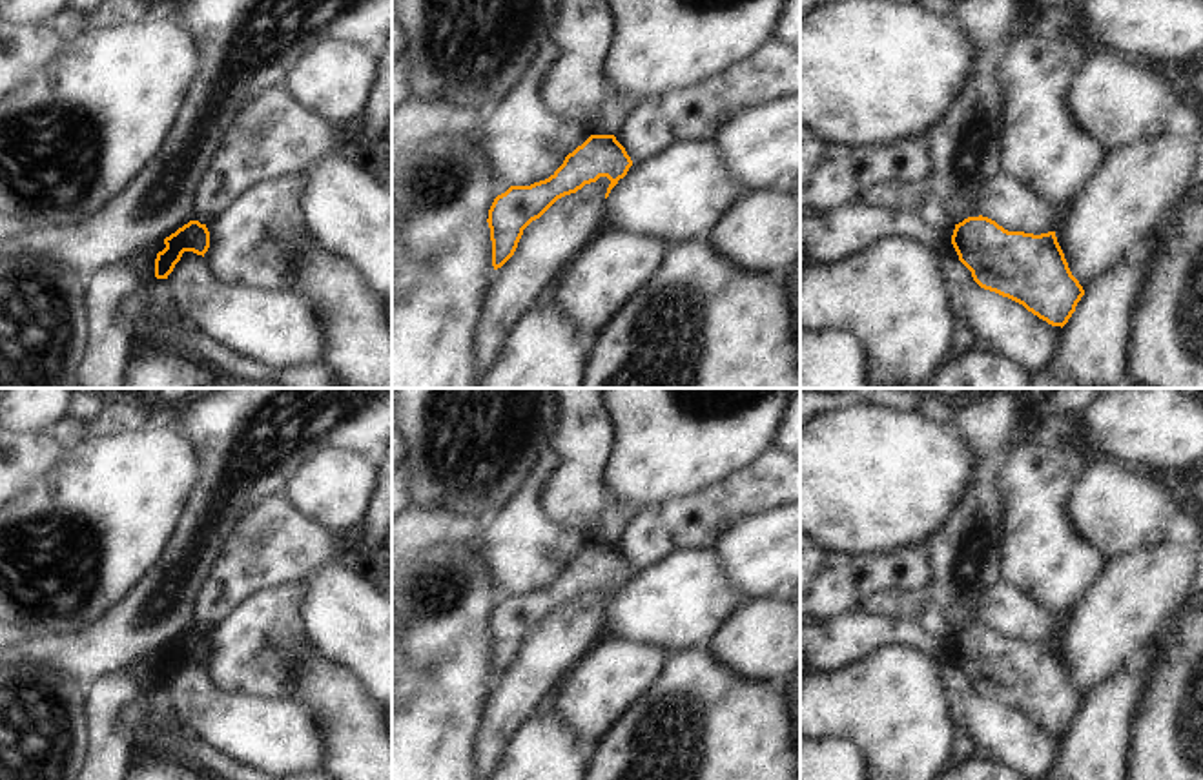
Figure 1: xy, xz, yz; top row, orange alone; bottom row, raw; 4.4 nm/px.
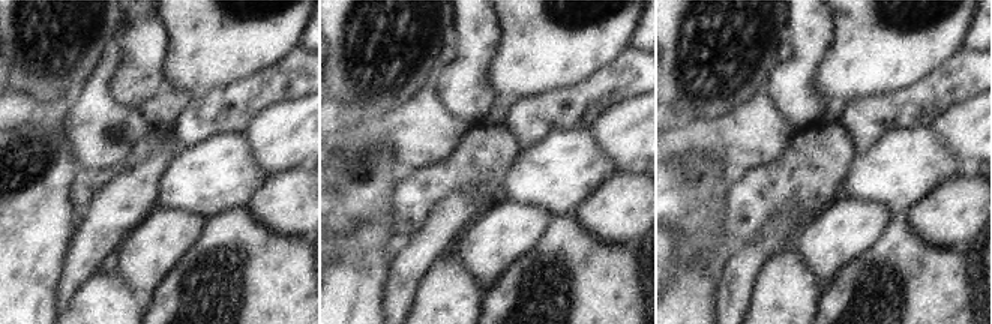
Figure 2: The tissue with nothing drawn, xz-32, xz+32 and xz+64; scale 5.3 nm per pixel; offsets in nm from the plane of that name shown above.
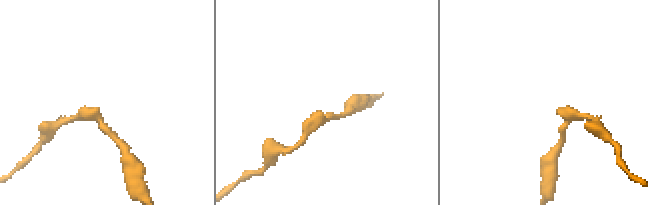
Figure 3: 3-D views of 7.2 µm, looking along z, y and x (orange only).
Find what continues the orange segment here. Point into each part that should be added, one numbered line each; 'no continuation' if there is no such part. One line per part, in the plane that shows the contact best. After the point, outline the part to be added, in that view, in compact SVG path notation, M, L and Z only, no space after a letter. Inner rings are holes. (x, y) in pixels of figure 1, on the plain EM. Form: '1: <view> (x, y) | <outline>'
no continuation

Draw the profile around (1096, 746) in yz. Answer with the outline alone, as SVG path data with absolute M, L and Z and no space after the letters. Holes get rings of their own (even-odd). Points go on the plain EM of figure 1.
M1150 647L1116 676L1097 683L1061 736L1048 780L1128 780L1130 740L1141 694L1157 660Z

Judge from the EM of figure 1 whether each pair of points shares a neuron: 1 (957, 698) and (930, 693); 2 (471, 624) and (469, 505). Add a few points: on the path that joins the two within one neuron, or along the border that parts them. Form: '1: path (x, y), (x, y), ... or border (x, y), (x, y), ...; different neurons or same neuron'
1: border (937, 662), (943, 695), (957, 733); different neurons
2: border (489, 514), (460, 523); different neurons

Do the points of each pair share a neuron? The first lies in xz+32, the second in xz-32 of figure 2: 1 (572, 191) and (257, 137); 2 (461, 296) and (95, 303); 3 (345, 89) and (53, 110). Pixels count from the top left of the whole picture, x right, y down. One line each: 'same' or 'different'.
1: different
2: same
3: different

